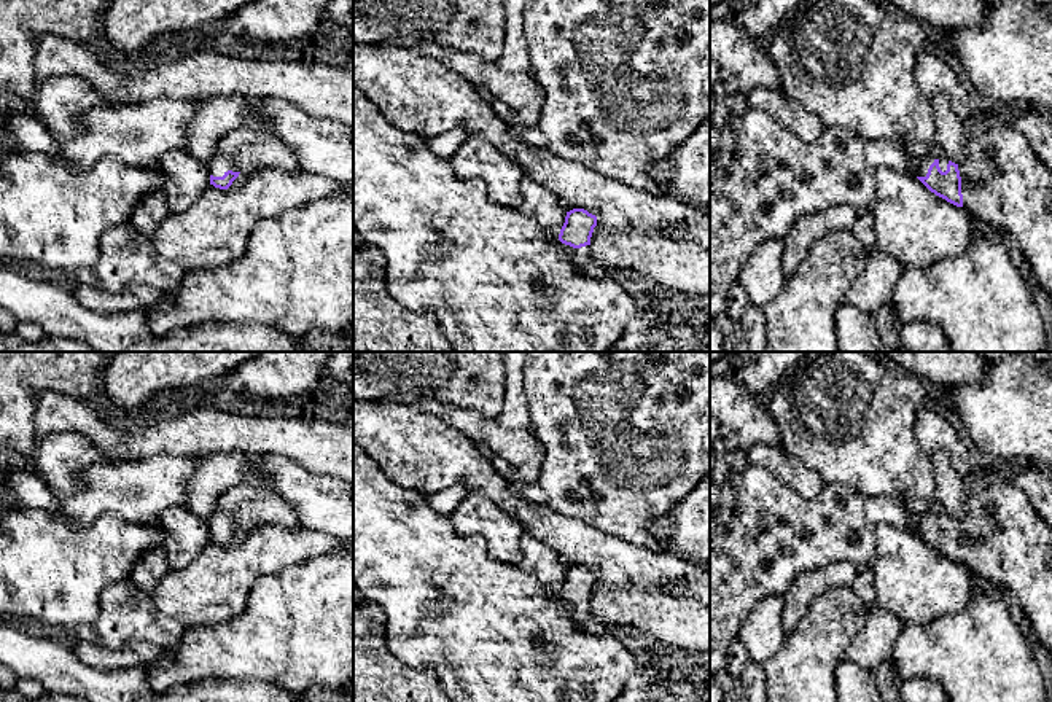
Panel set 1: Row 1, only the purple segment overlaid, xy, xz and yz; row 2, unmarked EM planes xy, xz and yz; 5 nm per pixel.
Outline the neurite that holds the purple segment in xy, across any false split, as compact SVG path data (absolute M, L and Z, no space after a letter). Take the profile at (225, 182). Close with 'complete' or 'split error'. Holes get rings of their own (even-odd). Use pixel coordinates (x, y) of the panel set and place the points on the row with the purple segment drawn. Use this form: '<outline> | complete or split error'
M251 127L224 134L207 164L210 185L220 189L228 189L240 172L256 167L275 167L282 172L301 170L296 154L282 140Z | split error

